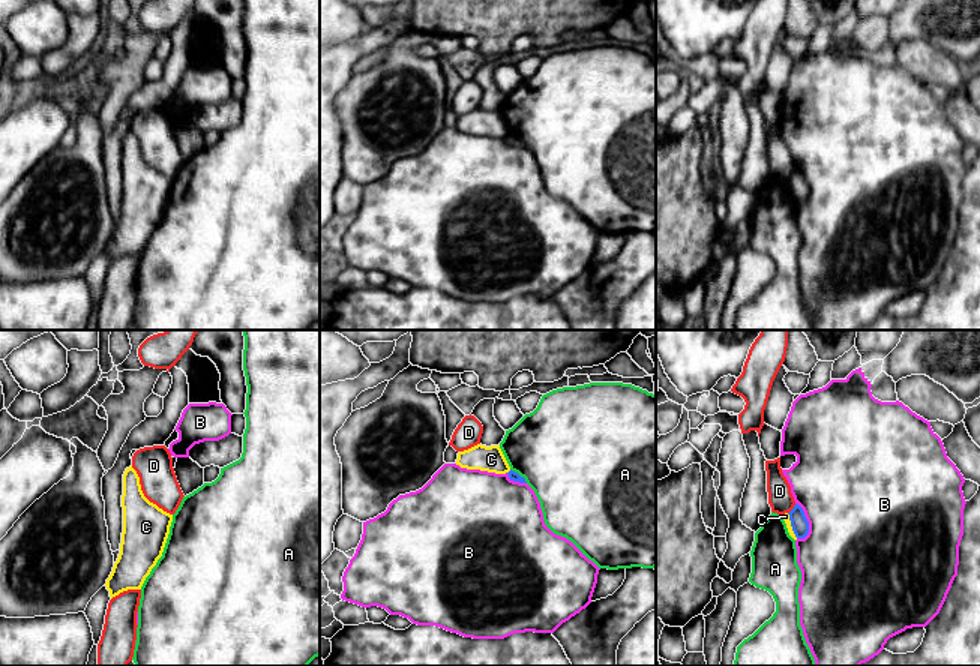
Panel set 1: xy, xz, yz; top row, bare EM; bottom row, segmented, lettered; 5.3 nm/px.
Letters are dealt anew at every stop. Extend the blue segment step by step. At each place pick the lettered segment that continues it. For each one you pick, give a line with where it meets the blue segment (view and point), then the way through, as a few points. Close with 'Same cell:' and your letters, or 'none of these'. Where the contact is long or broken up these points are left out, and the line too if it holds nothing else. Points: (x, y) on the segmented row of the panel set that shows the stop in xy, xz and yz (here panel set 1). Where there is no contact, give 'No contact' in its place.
Same cell: none of these

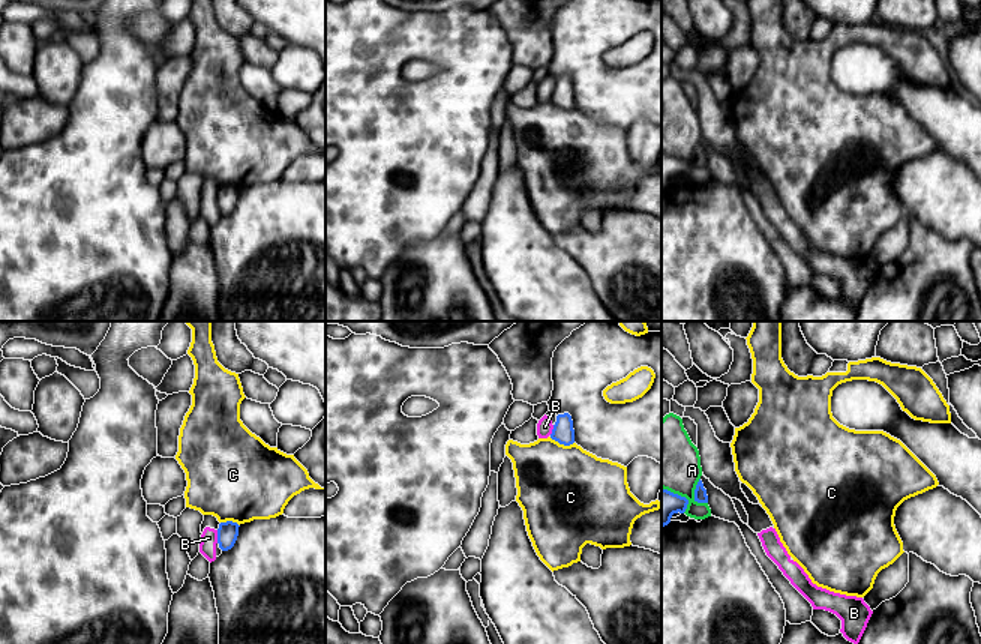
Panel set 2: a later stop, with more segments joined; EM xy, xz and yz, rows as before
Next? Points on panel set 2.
Same cell: none of these

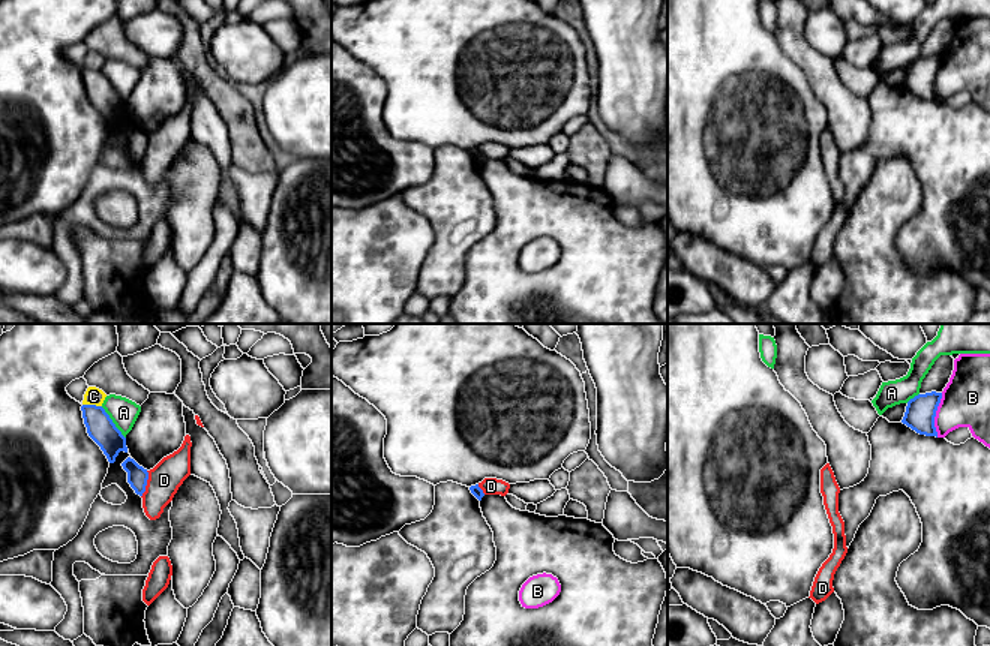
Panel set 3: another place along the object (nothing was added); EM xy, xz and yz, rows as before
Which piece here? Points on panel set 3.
Same cell: none of these

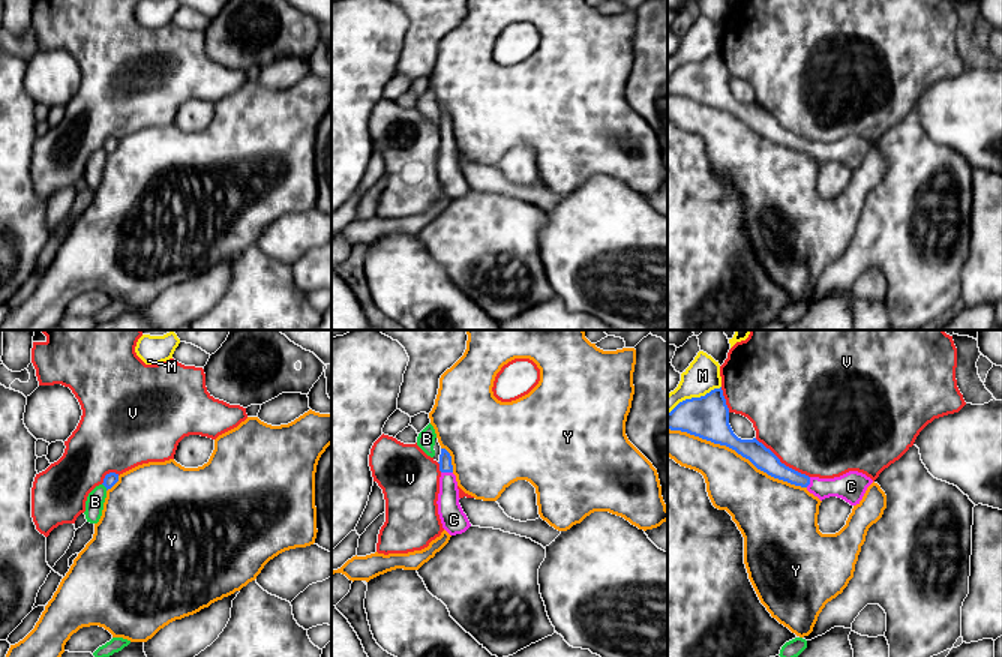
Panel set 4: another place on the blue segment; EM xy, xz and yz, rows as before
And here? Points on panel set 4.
C: Touches blue at xz (447, 471). Path across: xz (444, 462), (447, 471), (449, 510), (452, 516)
Same cell: C

